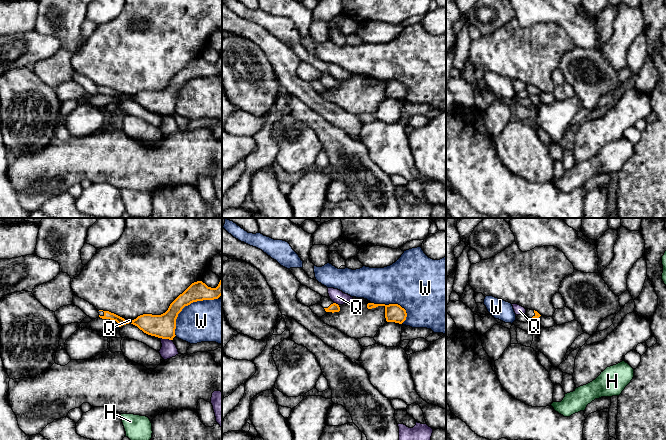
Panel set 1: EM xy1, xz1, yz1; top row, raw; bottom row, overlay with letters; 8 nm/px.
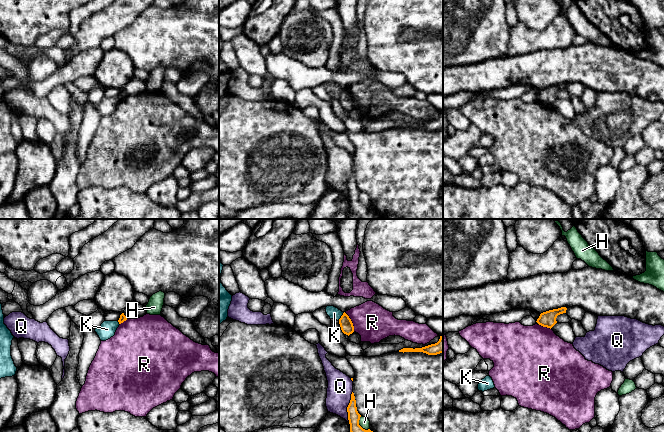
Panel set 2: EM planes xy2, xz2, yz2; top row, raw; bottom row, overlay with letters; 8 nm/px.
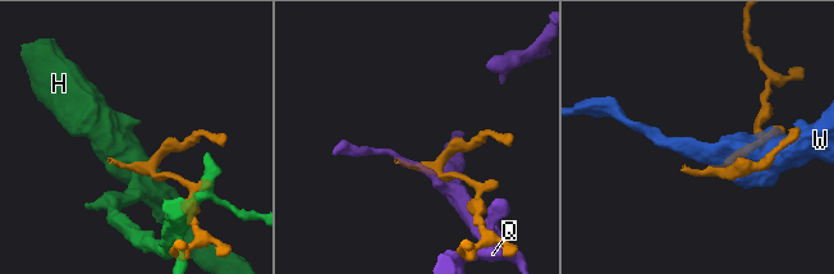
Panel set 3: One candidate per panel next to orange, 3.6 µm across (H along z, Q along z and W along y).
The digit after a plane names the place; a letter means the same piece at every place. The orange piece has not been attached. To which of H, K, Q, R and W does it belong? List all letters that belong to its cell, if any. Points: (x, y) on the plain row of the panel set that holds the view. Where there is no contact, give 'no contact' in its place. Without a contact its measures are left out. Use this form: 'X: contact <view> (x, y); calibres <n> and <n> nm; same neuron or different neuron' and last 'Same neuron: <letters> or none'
H: contact xz2 (359, 201); calibres 130 and 90 nm; different neuron
K: contact xz2 (341, 92); calibres 100 and 100 nm; different neuron
Q: contact xz2 (348, 182); calibres 100 and 200 nm; different neuron
R: contact xz2 (351, 98); calibres 100 and 300 nm; different neuron
W: contact xy1 (187, 81); calibres 190 and 340 nm; different neuron
Same neuron: none

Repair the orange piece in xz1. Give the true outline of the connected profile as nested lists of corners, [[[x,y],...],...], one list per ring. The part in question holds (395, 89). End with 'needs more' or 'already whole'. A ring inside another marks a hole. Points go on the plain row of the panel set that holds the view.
[[[368,79],[367,84],[372,85],[376,84],[378,82],[384,82],[385,83],[385,94],[387,98],[395,98],[402,100],[407,93],[406,86],[402,84],[398,80],[374,80],[374,79]]]; already whole

